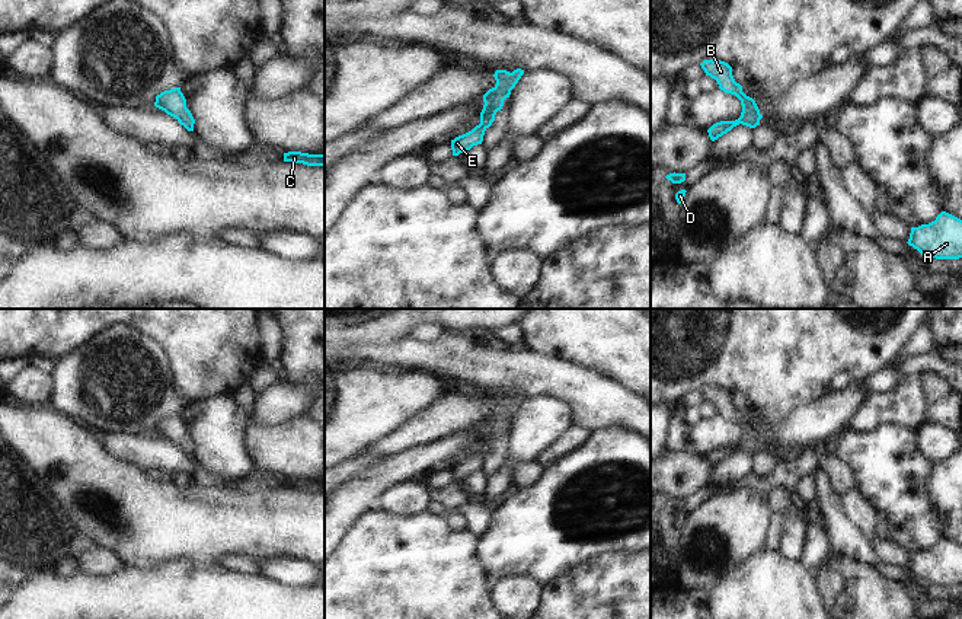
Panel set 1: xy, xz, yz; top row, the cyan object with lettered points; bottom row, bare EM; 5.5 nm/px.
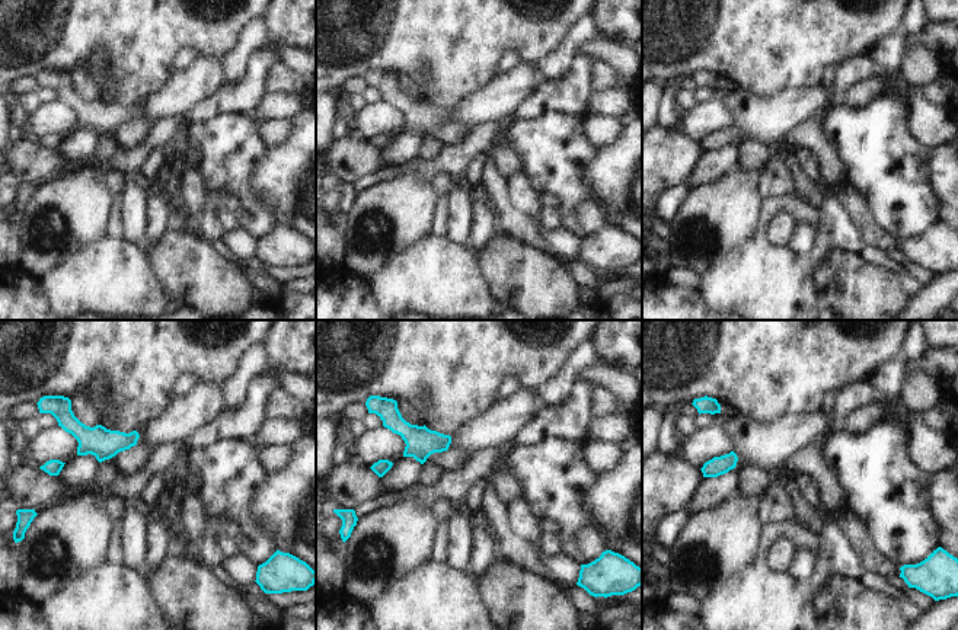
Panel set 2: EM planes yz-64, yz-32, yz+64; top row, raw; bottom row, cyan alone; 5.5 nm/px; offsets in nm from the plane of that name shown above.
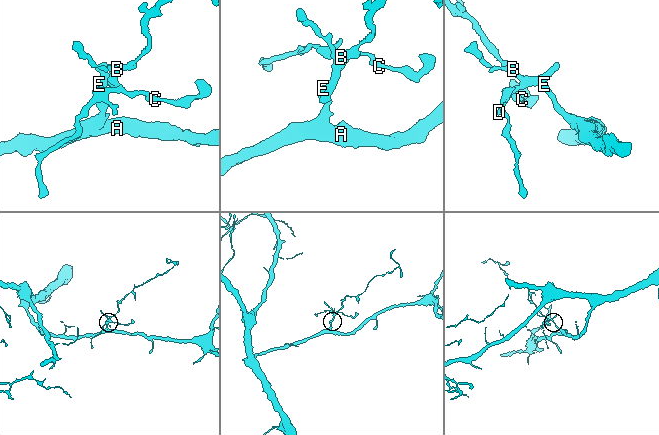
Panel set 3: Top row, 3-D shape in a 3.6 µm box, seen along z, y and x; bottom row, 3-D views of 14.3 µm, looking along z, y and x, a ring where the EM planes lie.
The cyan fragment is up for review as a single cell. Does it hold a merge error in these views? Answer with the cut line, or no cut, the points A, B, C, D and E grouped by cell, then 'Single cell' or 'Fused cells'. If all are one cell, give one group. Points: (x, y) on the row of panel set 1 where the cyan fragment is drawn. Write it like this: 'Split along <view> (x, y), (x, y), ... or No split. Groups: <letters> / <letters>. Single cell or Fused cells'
No split. Groups: A B C D E. Single cell

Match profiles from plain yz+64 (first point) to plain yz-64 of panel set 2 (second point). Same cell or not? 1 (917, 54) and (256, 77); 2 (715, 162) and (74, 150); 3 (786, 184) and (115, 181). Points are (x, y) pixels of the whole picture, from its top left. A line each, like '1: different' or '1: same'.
1: different
2: same
3: same

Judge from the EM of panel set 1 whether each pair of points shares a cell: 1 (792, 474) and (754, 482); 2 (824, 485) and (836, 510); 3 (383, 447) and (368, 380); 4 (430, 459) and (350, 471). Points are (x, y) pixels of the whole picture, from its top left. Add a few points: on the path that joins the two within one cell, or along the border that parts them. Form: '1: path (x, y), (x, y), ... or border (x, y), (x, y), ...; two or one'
1: path (783, 475), (763, 482); one
2: path (824, 491), (830, 504); one
3: border (409, 420), (357, 455); two
4: border (379, 459), (357, 471), (339, 487); two

